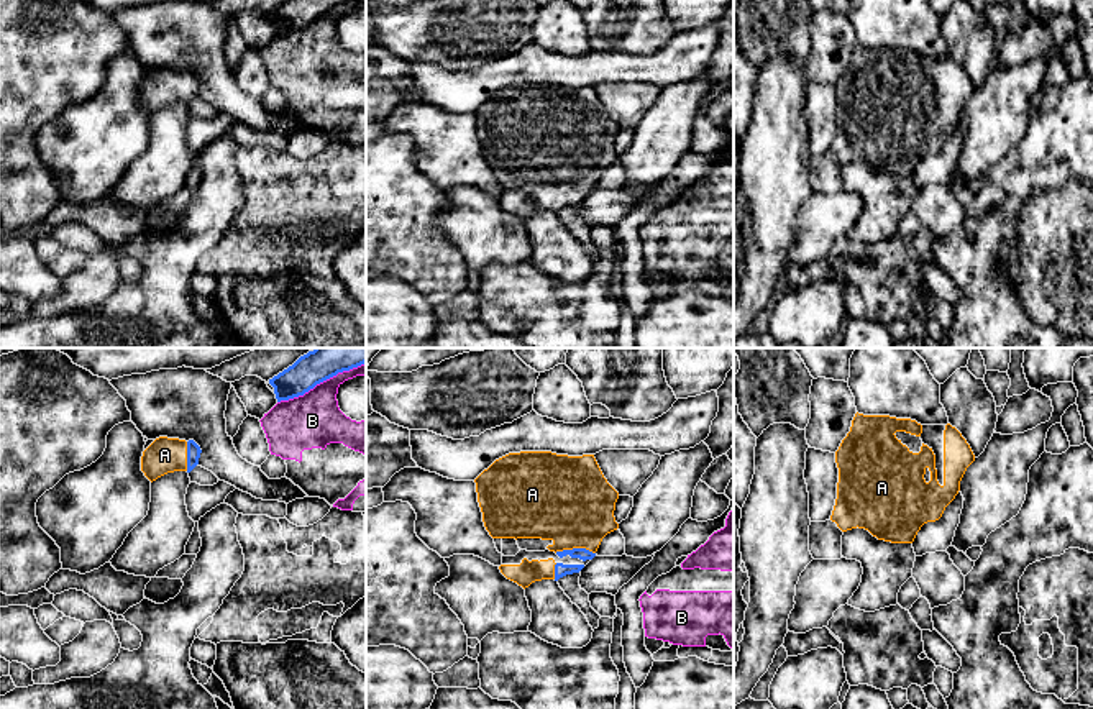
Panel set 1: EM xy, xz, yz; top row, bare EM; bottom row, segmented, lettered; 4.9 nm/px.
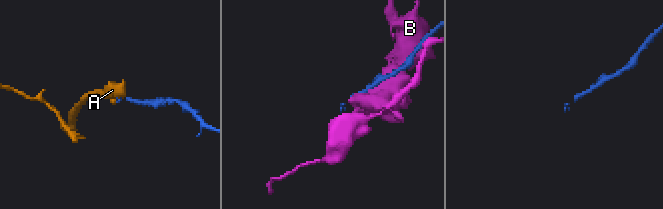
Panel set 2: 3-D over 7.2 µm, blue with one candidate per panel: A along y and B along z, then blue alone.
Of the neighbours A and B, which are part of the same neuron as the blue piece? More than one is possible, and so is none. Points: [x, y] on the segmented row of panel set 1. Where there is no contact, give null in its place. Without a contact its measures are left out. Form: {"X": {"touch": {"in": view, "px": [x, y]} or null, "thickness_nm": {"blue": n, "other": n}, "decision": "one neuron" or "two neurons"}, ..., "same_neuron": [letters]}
{"A": {"touch": {"in": "xz", "px": [575, 548]}, "thickness_nm": {"blue": 60, "other": 420}, "decision": "one neuron"}, "B": {"touch": {"in": "xy", "px": [320, 381]}, "thickness_nm": {"blue": 220, "other": 280}, "decision": "two neurons"}, "same_neuron": ["A"]}

